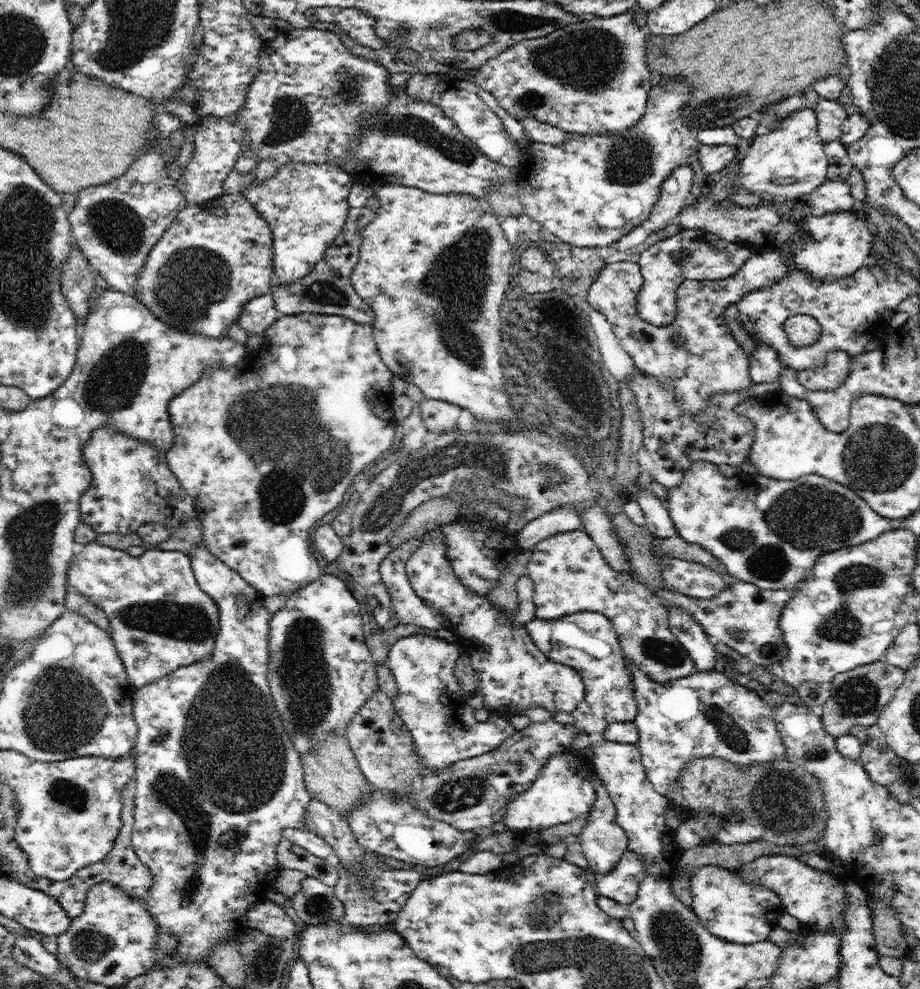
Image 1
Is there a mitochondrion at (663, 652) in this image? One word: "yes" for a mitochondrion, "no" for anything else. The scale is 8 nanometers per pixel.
yes

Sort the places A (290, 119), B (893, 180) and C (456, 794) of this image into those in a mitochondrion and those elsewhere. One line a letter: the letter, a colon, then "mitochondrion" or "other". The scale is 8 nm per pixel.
A: mitochondrion
B: other
C: mitochondrion

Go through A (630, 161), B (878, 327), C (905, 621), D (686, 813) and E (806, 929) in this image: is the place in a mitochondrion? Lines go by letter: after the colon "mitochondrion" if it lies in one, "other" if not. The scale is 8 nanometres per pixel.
A: mitochondrion
B: other
C: other
D: other
E: other

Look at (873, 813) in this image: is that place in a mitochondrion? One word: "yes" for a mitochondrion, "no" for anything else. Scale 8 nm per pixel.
no

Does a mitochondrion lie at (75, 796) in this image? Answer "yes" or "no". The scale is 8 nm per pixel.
yes

